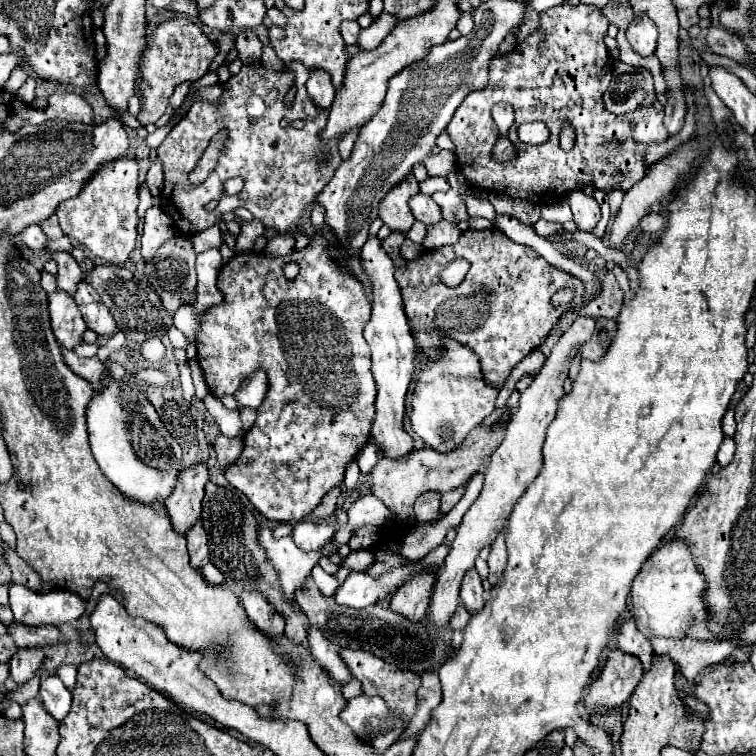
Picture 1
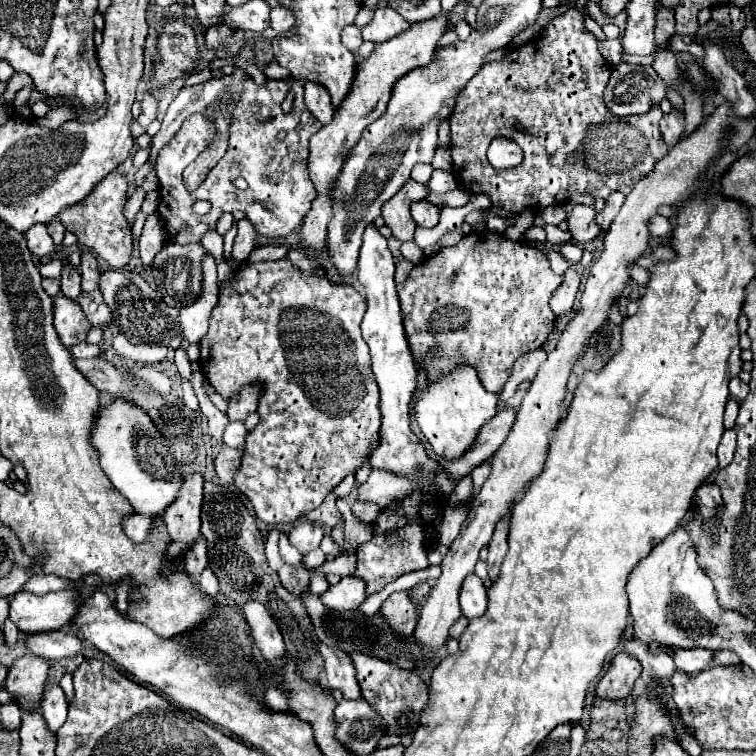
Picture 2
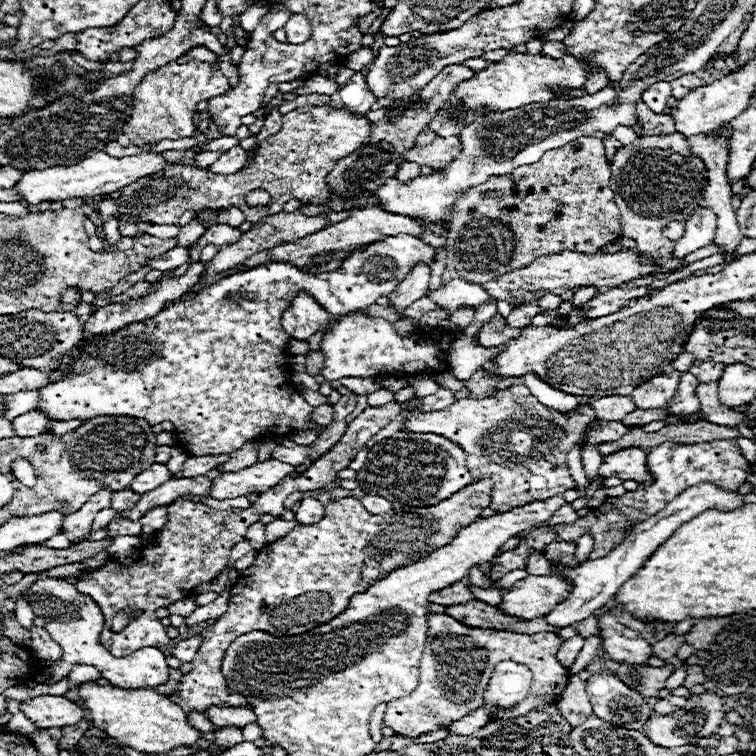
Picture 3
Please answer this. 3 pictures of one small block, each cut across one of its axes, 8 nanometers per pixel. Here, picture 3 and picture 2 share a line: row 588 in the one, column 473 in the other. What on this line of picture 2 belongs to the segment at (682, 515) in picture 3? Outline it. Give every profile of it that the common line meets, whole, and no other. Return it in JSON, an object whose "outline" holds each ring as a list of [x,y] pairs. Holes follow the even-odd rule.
{"outline":[[[468,574],[468,578],[462,582],[460,608],[468,620],[484,614],[486,610],[486,588],[476,574]]]}

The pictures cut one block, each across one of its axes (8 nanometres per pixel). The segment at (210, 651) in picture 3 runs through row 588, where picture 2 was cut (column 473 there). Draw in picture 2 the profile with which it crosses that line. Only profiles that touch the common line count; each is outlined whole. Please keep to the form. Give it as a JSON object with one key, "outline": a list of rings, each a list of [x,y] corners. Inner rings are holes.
{"outline":[[[472,230],[458,244],[440,248],[434,256],[424,258],[412,268],[410,276],[398,284],[406,334],[416,364],[426,372],[428,380],[454,370],[458,364],[470,364],[476,368],[482,386],[488,392],[500,394],[514,362],[530,350],[542,348],[554,330],[556,316],[548,300],[560,284],[562,276],[552,272],[542,250],[514,242],[492,230]]]}

